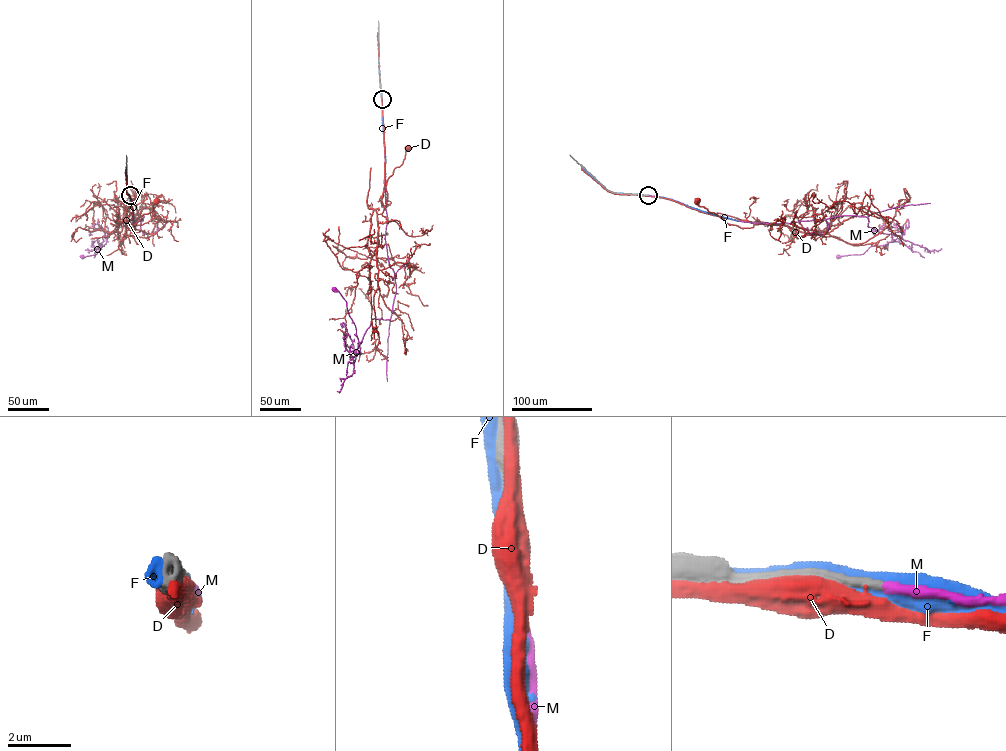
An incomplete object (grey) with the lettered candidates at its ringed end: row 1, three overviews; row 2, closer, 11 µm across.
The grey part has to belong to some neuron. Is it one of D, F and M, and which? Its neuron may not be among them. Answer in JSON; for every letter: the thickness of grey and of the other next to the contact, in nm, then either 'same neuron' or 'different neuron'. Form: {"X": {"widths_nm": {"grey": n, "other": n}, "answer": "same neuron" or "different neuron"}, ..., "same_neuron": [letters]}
{"D": {"widths_nm": {"grey": 200, "other": 850}, "answer": "different neuron"}, "F": {"widths_nm": {"grey": 200, "other": 440}, "answer": "different neuron"}, "M": {"widths_nm": {"grey": 240, "other": 240}, "answer": "same neuron"}, "same_neuron": ["M"]}

